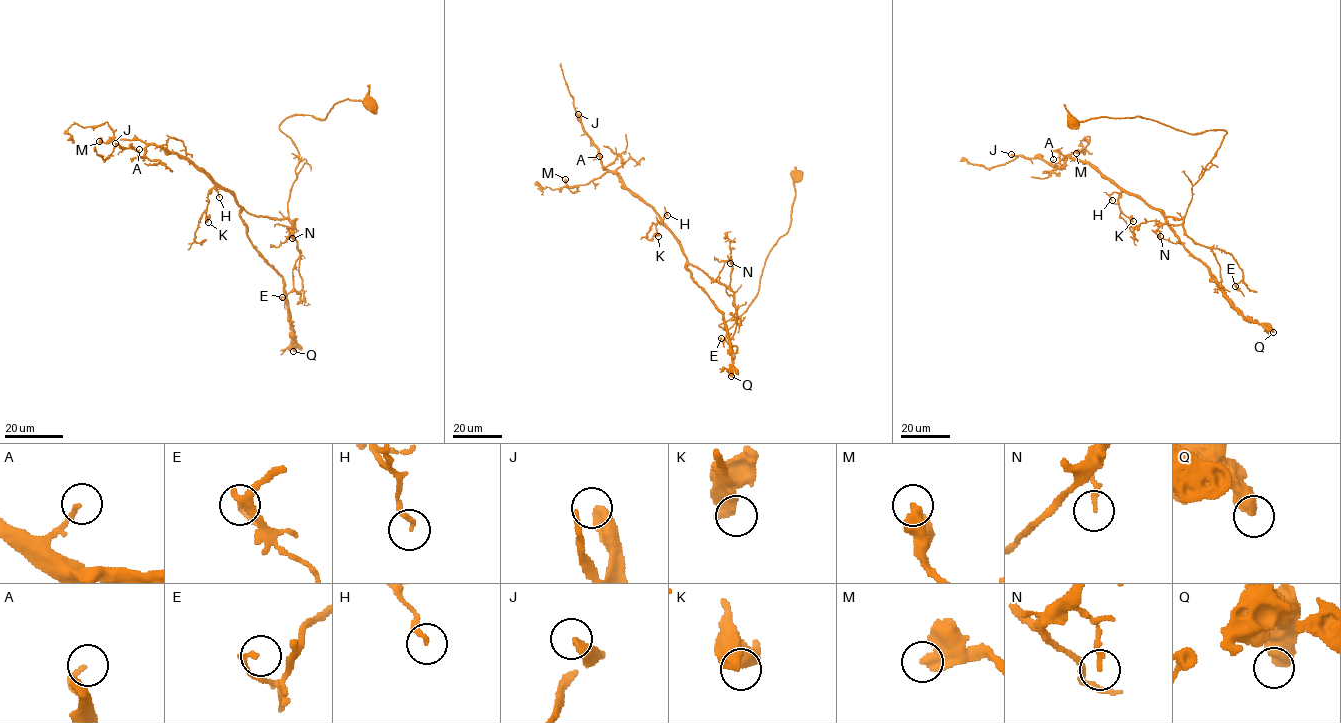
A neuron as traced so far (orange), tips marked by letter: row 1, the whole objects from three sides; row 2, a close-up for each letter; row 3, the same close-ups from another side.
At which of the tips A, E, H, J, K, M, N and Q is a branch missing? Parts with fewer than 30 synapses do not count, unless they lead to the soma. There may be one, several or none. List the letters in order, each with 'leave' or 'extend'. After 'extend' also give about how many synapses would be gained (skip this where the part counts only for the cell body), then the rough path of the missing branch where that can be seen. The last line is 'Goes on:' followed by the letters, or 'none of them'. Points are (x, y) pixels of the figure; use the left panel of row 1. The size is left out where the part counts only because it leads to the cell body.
A: leave
E: leave
H: leave
J: extend; 35 synapses; course (115, 143), (121, 146), (124, 155)
K: leave
M: leave
N: leave
Q: leave
Goes on: J

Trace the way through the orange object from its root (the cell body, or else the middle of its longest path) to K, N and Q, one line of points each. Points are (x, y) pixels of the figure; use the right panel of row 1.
K: (1073, 122), (1141, 116), (1190, 133), (1226, 132), (1182, 218), (1123, 191), (1118, 205), (1133, 221)
N: (1073, 122), (1141, 116), (1190, 133), (1226, 132), (1192, 187), (1183, 221), (1162, 224), (1160, 236)
Q: (1073, 122), (1141, 116), (1190, 133), (1226, 132), (1192, 187), (1185, 215), (1161, 211), (1233, 305), (1273, 332)

